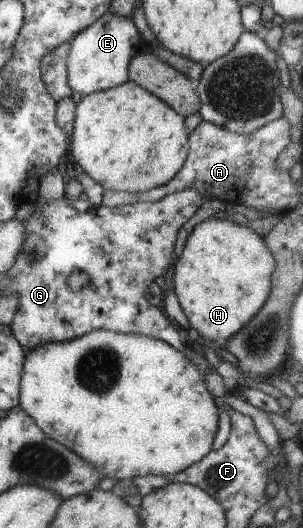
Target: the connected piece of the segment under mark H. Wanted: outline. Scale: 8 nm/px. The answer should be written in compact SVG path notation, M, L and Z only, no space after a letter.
M208 217L196 224L187 235L181 255L173 261L167 277L179 306L191 326L191 333L201 342L223 347L225 340L237 332L265 302L270 289L270 276L276 259L260 237L249 225L239 225L229 220Z

